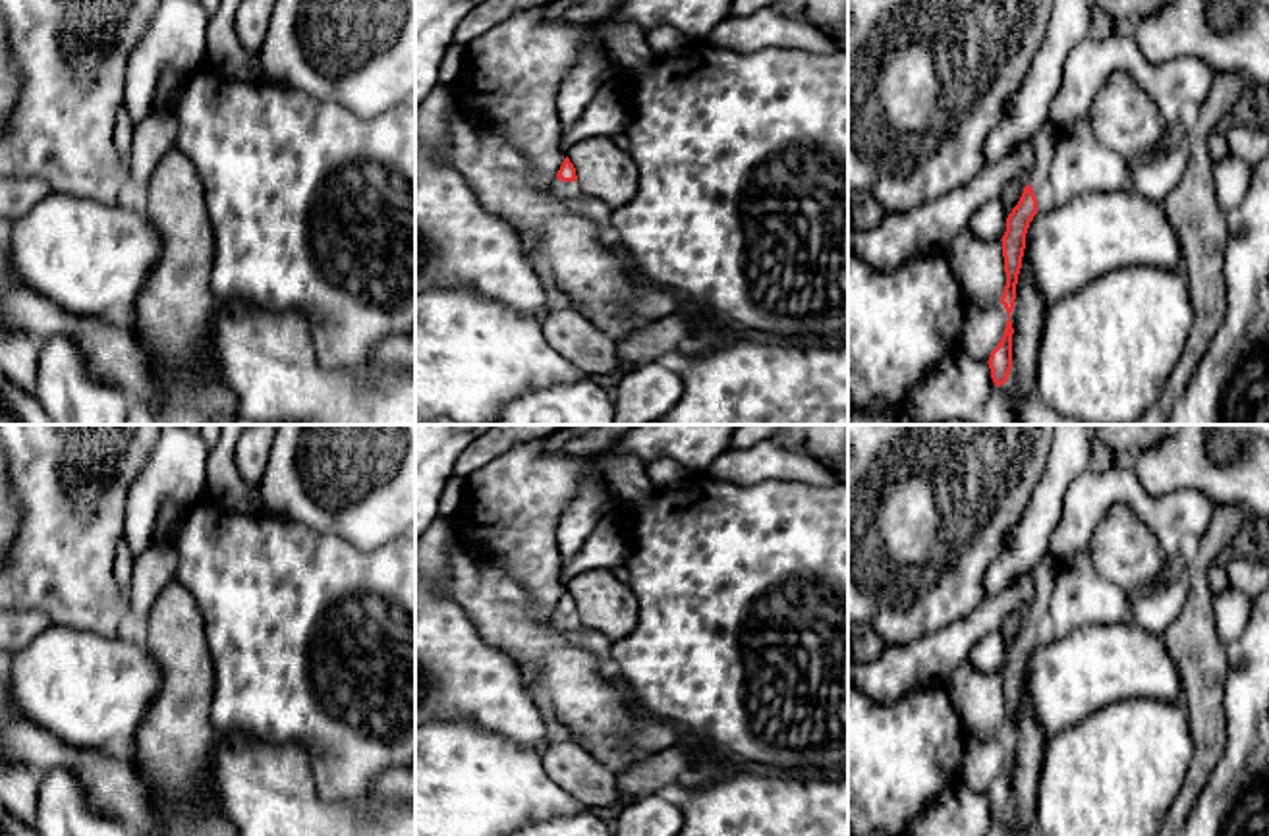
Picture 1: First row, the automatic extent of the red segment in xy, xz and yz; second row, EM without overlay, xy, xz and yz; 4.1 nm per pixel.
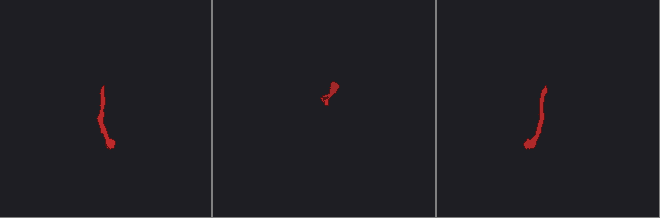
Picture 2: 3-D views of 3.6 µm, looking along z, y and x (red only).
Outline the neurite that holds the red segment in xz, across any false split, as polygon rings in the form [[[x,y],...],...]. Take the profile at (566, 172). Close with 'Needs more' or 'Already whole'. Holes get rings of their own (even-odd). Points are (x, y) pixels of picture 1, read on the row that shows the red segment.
[[[566,156],[556,180],[552,181],[552,187],[558,195],[566,197],[566,199],[574,199],[581,195],[581,187],[578,183],[578,176],[576,176],[576,168],[570,162],[570,158]]]. Needs more

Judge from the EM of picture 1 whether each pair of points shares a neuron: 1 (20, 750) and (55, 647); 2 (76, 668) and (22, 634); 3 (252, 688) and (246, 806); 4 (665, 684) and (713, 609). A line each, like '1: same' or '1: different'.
1: different
2: different
3: different
4: same

